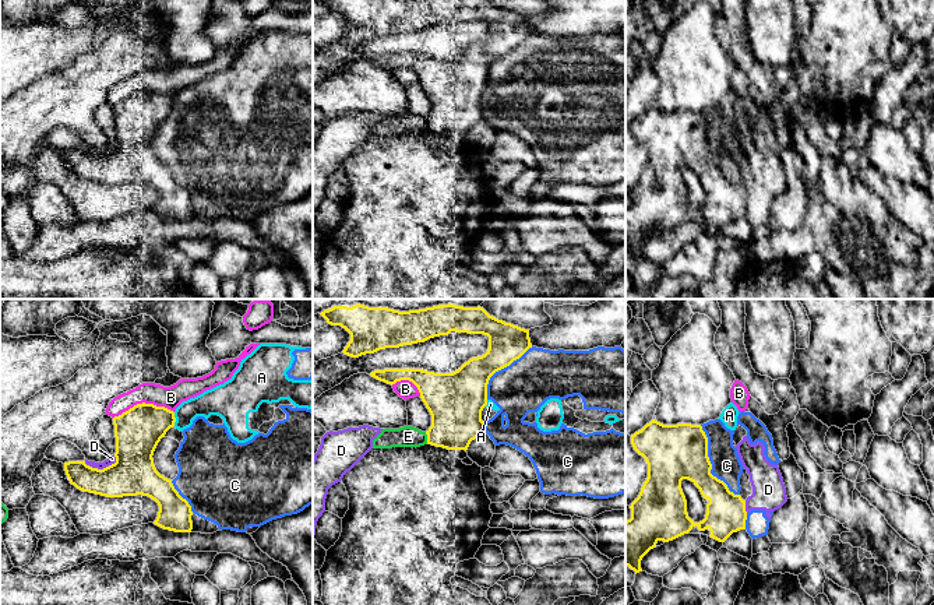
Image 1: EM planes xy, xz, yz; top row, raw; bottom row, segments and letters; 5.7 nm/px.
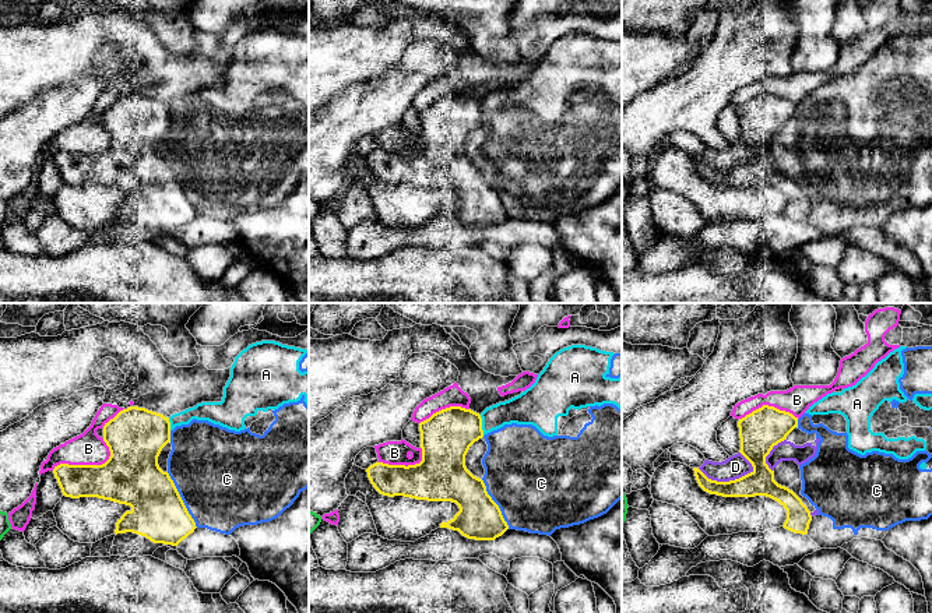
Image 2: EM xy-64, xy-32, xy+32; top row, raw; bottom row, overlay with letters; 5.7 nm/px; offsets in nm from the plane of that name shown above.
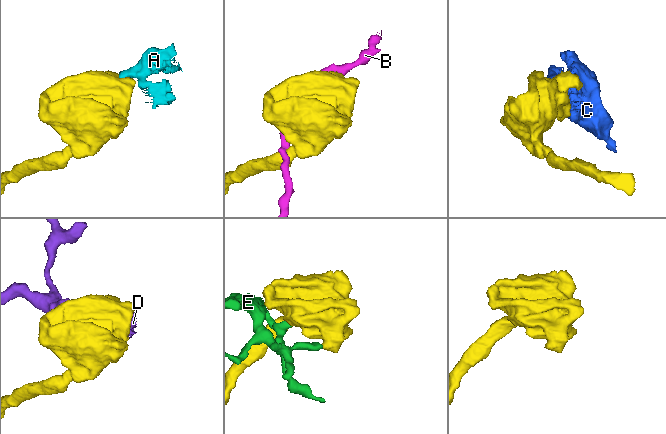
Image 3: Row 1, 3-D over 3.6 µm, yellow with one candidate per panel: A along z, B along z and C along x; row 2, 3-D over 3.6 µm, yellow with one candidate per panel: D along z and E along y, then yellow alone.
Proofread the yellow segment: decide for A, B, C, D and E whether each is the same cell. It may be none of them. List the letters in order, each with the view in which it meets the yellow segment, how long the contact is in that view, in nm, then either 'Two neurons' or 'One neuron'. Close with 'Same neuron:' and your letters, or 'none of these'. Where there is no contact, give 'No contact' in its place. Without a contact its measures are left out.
A: Touches yellow in xy. Shared border 80 nm. Two neurons
B: Touches yellow in xy. Shared border 360 nm. Two neurons
C: Touches yellow in yz. Shared border 460 nm. Two neurons
D: Touches yellow in xy. Shared border 190 nm. Two neurons
E: Touches yellow in xz. Shared border 70 nm. Two neurons
Same neuron: none of these

